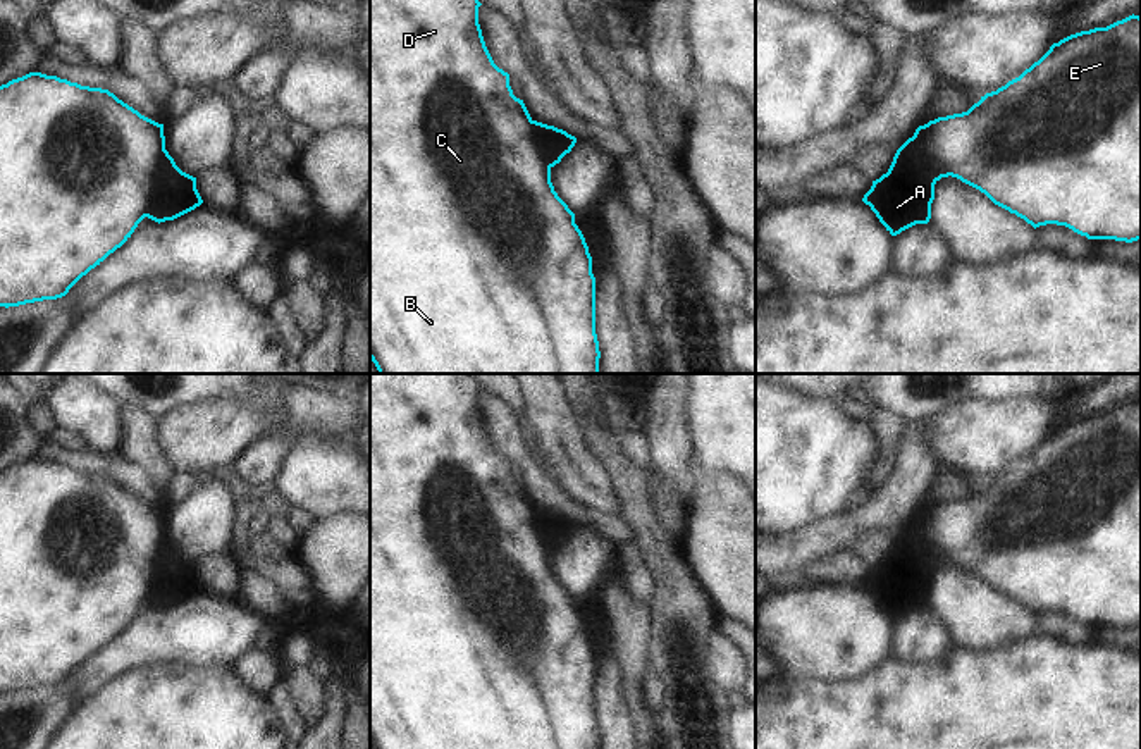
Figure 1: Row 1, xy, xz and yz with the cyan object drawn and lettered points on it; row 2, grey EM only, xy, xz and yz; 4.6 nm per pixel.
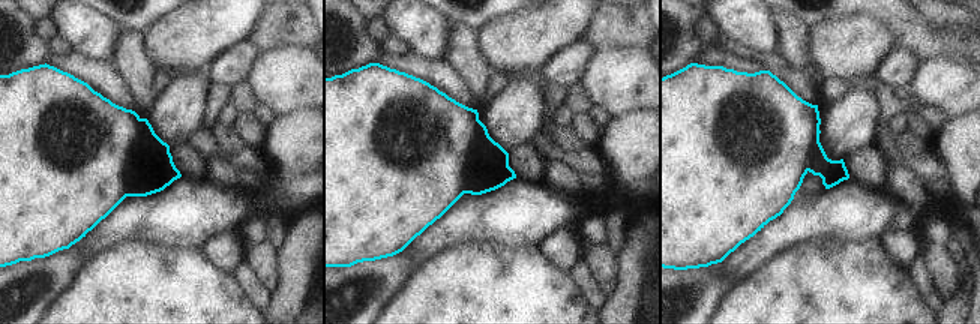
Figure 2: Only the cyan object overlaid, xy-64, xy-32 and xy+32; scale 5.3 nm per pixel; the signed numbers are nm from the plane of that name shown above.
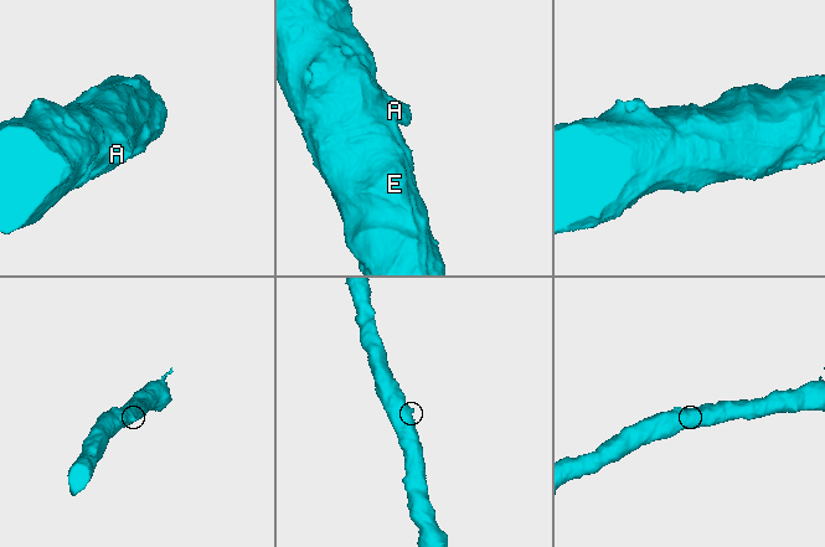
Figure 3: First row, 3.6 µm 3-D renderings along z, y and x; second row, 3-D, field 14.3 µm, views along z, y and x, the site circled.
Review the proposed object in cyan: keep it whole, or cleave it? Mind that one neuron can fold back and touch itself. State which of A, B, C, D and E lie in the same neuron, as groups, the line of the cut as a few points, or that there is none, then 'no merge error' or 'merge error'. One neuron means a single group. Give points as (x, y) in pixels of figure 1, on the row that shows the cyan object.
A / B C D E | xy (164, 148), (145, 216) | merge error

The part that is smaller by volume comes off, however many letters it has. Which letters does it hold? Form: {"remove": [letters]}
{"remove": ["A"]}

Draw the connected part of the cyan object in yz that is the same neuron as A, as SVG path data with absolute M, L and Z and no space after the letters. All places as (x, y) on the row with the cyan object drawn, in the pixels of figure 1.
M909 138L895 153L886 174L873 181L862 201L871 207L891 236L928 224L936 177Z

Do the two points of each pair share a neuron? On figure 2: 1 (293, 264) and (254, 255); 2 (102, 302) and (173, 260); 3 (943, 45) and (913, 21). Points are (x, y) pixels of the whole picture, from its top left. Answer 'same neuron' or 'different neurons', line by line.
1: different neurons
2: same neuron
3: same neuron

